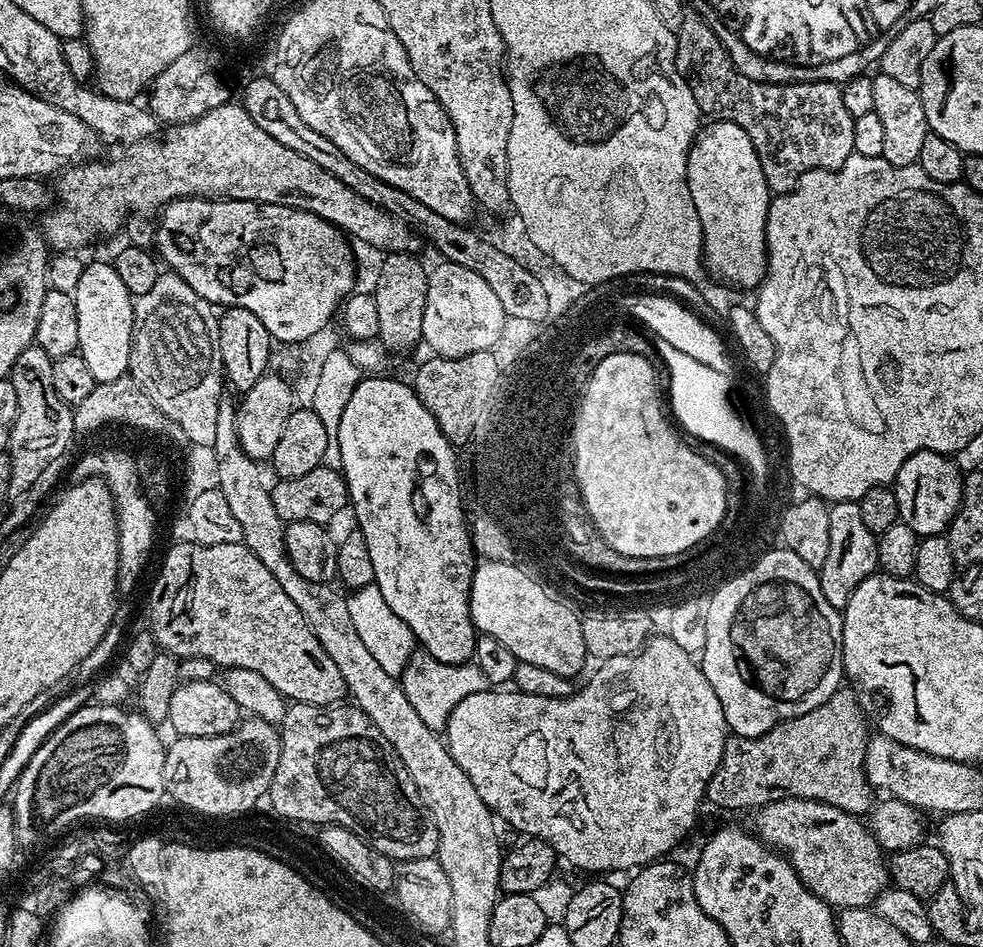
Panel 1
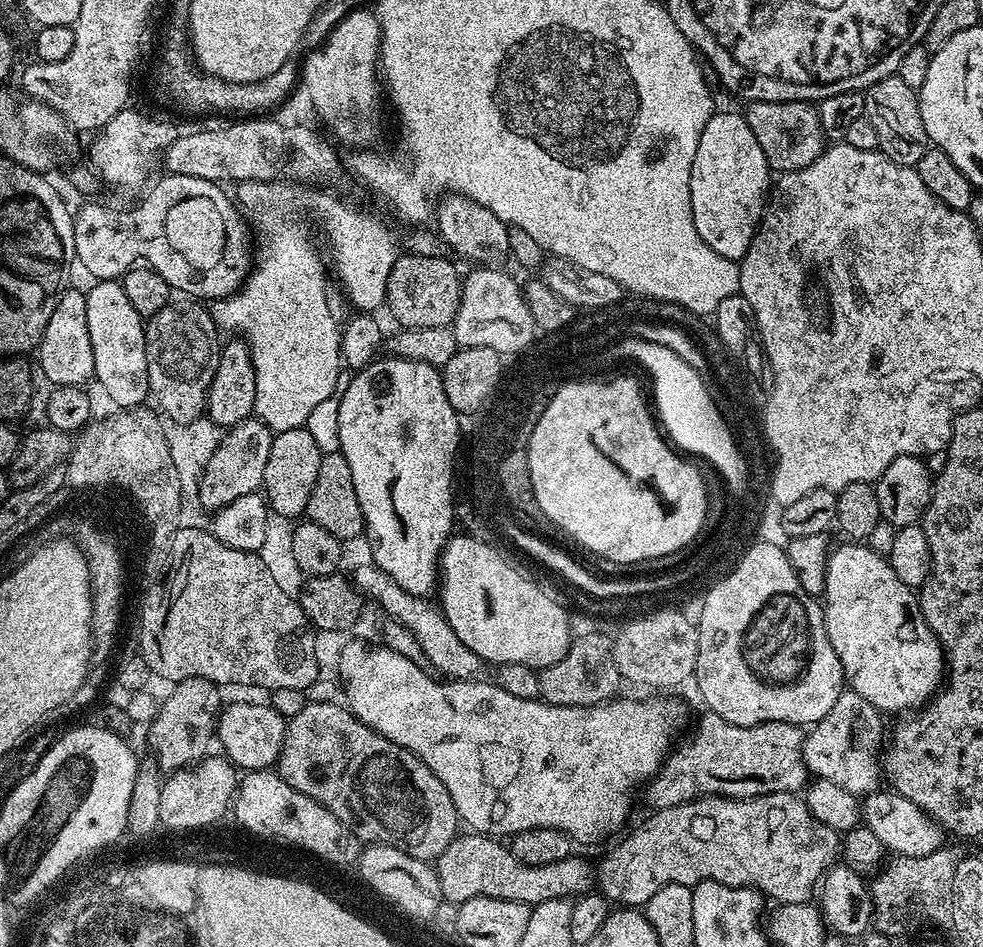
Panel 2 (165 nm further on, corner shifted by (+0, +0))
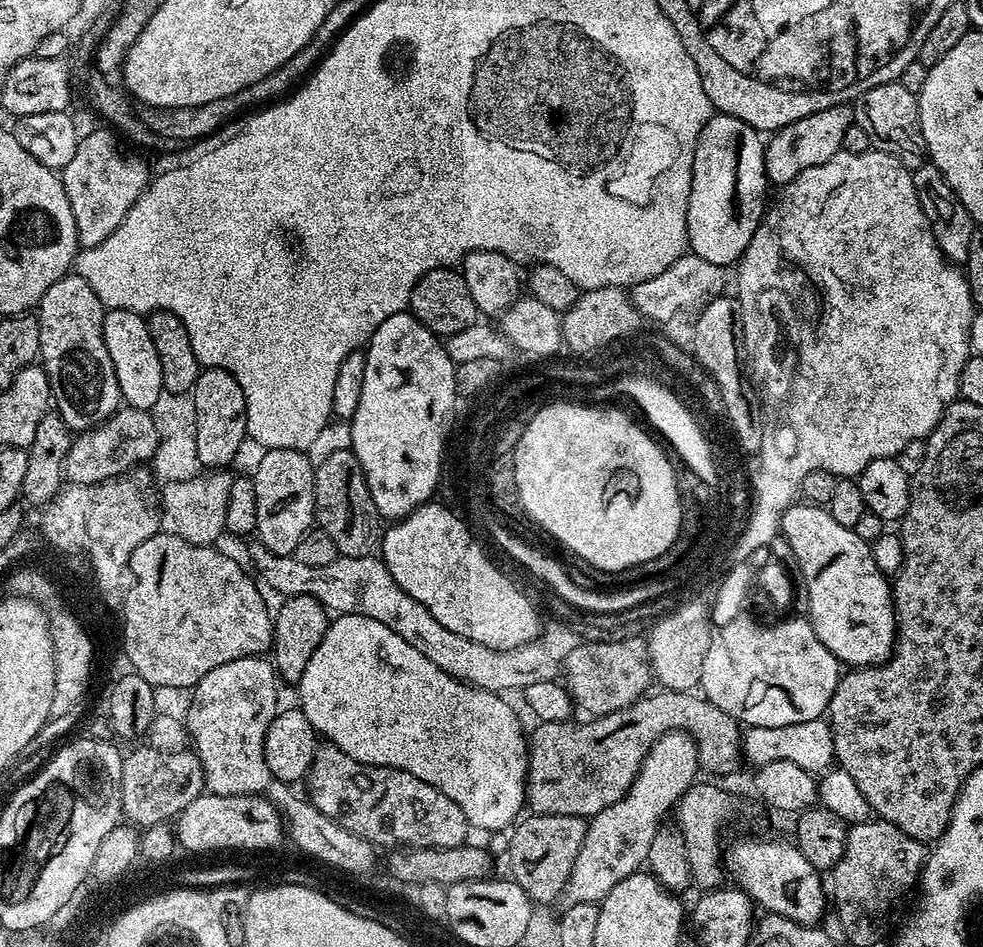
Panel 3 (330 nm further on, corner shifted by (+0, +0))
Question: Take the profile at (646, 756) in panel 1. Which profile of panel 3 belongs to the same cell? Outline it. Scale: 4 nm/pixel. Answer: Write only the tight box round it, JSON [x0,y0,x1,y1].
[298,615,530,832]

